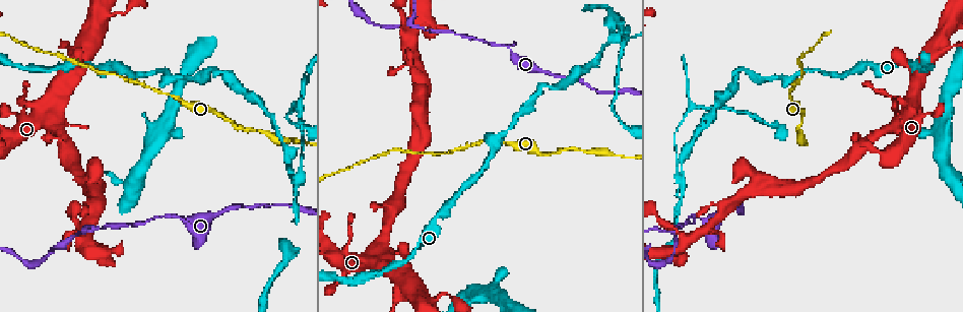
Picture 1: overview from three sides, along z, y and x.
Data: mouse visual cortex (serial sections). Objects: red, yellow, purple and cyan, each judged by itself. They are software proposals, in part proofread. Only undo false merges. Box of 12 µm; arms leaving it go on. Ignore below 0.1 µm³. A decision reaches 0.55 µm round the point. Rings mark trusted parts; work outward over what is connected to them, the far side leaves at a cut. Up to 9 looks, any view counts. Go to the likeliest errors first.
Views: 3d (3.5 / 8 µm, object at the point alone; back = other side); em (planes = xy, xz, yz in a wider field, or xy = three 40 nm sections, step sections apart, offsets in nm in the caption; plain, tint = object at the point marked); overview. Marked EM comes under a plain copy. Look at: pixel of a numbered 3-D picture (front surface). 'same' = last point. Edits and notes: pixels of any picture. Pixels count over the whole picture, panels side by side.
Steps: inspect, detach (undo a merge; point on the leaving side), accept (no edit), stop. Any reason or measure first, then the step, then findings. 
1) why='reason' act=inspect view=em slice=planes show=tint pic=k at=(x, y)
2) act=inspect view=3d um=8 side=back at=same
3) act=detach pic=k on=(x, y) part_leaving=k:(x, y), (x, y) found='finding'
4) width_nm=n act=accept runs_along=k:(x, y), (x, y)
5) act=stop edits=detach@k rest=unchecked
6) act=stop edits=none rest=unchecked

why='abrupt turn' act=inspect view=3d um=3.5 pic=1 at=(288, 168)

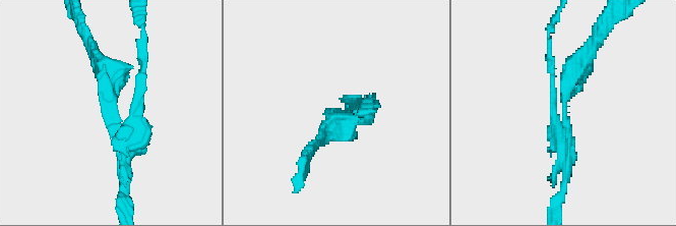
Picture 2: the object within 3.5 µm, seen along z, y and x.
why='now the EM' act=inspect view=em slice=xy step=1 show=tint pic=2 at=(110, 110)

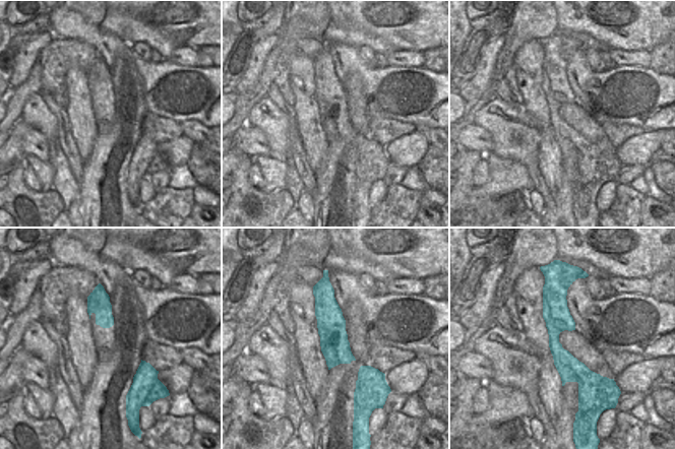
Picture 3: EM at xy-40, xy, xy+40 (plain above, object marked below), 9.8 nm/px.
act=detach pic=2 on=(138, 98) part_leaving=2:(126, 135), (135, 132), (145, 45) found='a second cell is stuck on'

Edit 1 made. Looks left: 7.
act=inspect view=overview

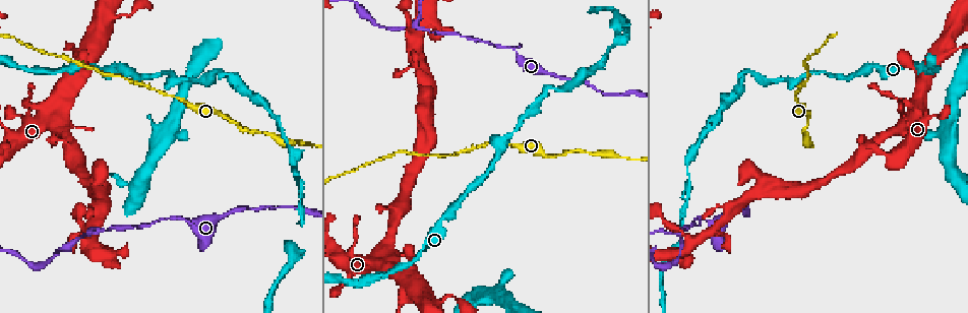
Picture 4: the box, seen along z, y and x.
why='sharp bend' act=inspect view=3d um=3.5 pic=4 at=(90, 232)

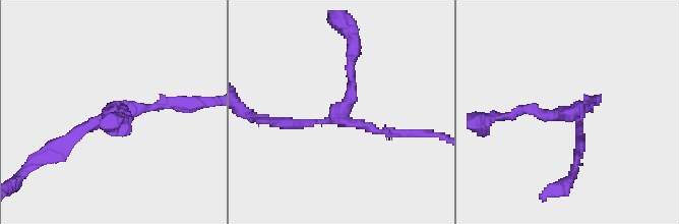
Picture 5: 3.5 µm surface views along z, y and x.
arms=3 arm_widths_nm=150,150,150 act=inspect view=em slice=xy step=2 show=tint pic=5 at=(341, 119)

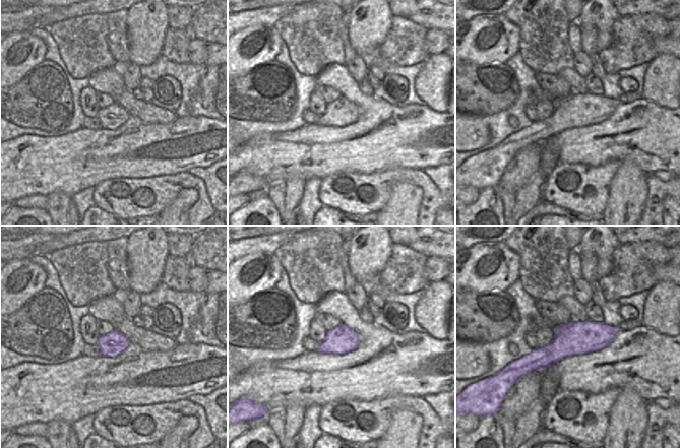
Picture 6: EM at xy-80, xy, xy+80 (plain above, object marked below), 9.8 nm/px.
act=accept runs_along=6:(615, 329), (571, 338), (524, 367) found='continuous, no second cell'

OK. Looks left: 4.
why='calibre changes' act=inspect view=3d um=3.5 pic=4 at=(795, 100)

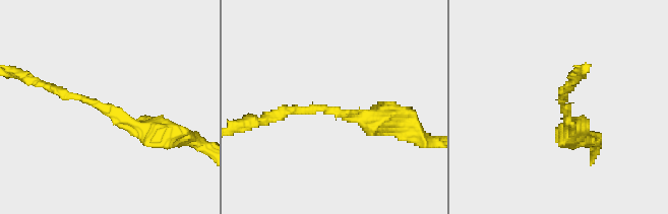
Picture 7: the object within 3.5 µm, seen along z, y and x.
arm_widths_nm=150,300 act=inspect view=em slice=xy step=2 show=tint pic=7 at=(329, 111)

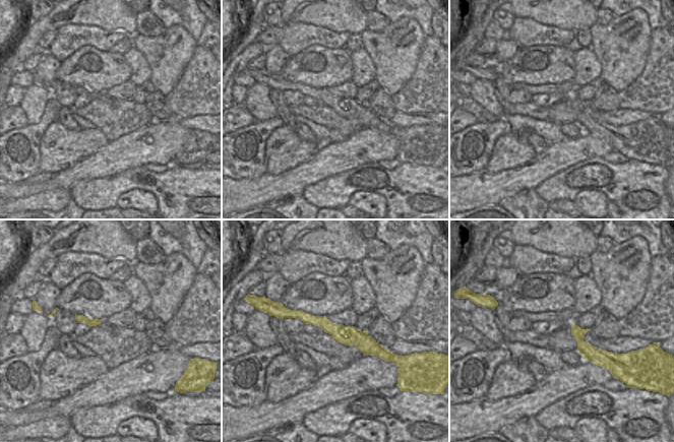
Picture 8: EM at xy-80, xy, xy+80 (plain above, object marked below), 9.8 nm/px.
width_nm=200 act=accept runs_along=7:(160, 134), (41, 84) found='all the same cell'

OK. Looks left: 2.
why='sharp bend' act=inspect view=3d um=3.5 pic=4 at=(115, 17)

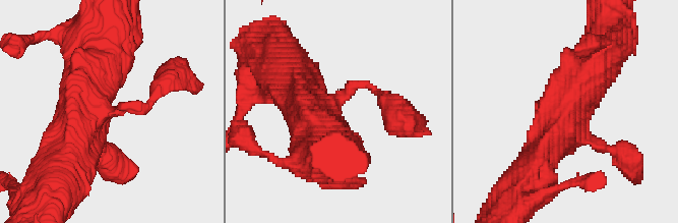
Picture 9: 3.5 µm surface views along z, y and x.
act=inspect view=em slice=xy step=1 show=tint pic=9 at=(334, 101)

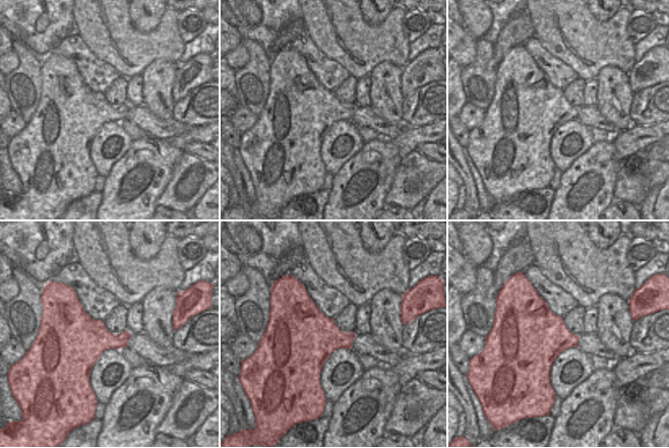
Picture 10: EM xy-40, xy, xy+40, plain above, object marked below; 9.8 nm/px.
act=accept runs_along=9:(536, 164), (598, 60) found='one cell here'

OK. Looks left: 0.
act=stop edits=detach@2 rest=unchecked

